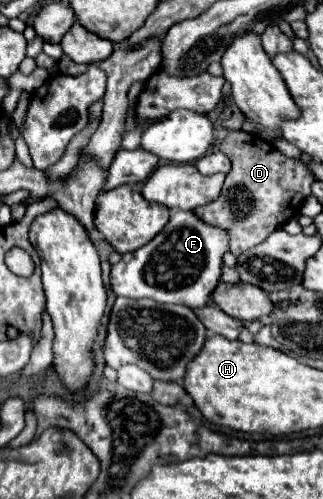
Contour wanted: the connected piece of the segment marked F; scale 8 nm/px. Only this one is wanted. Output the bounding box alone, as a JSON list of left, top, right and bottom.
[111,212,229,308]

